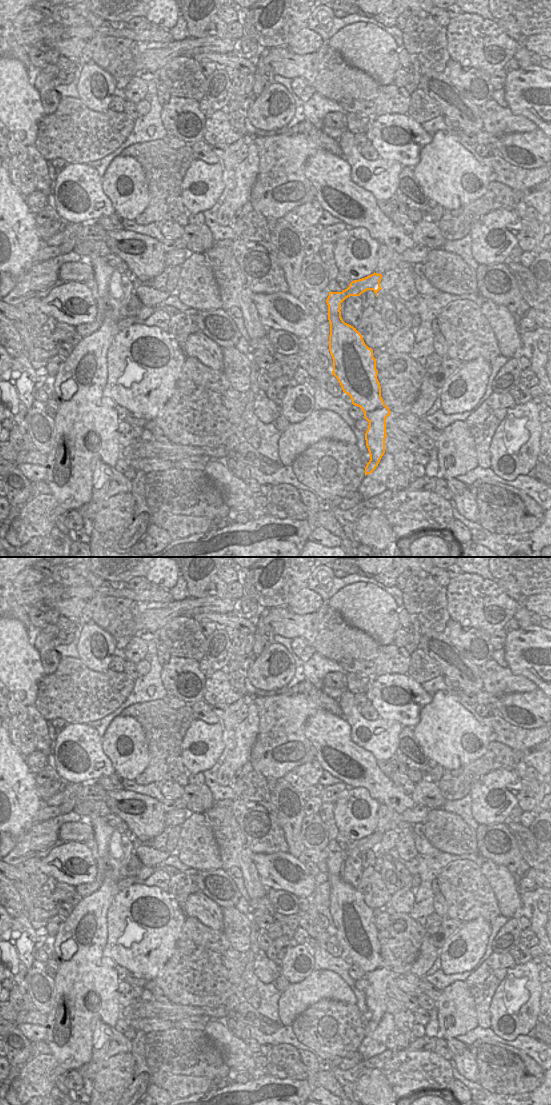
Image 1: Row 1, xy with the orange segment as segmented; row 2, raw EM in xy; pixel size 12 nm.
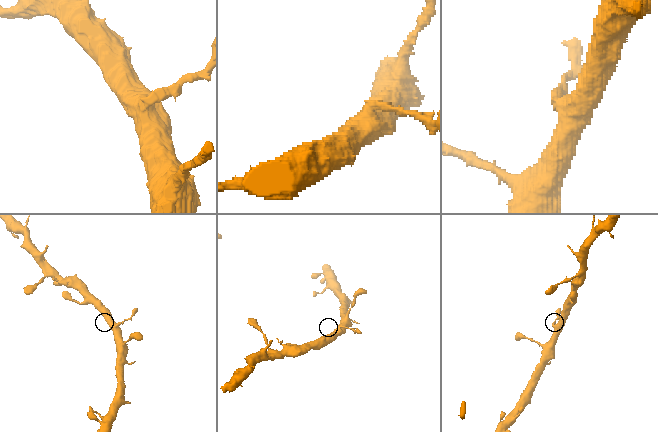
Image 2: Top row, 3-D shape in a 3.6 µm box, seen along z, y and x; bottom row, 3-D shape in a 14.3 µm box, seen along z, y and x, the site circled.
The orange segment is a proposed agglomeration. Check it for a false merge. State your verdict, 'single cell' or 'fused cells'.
single cell

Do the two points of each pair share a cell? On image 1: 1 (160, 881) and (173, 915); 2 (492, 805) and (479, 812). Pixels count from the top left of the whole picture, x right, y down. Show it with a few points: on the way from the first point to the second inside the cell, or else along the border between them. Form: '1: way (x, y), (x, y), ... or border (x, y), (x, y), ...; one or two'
1: border (142, 883), (148, 886), (157, 886), (167, 892); two
2: way (489, 806), (482, 811); one

